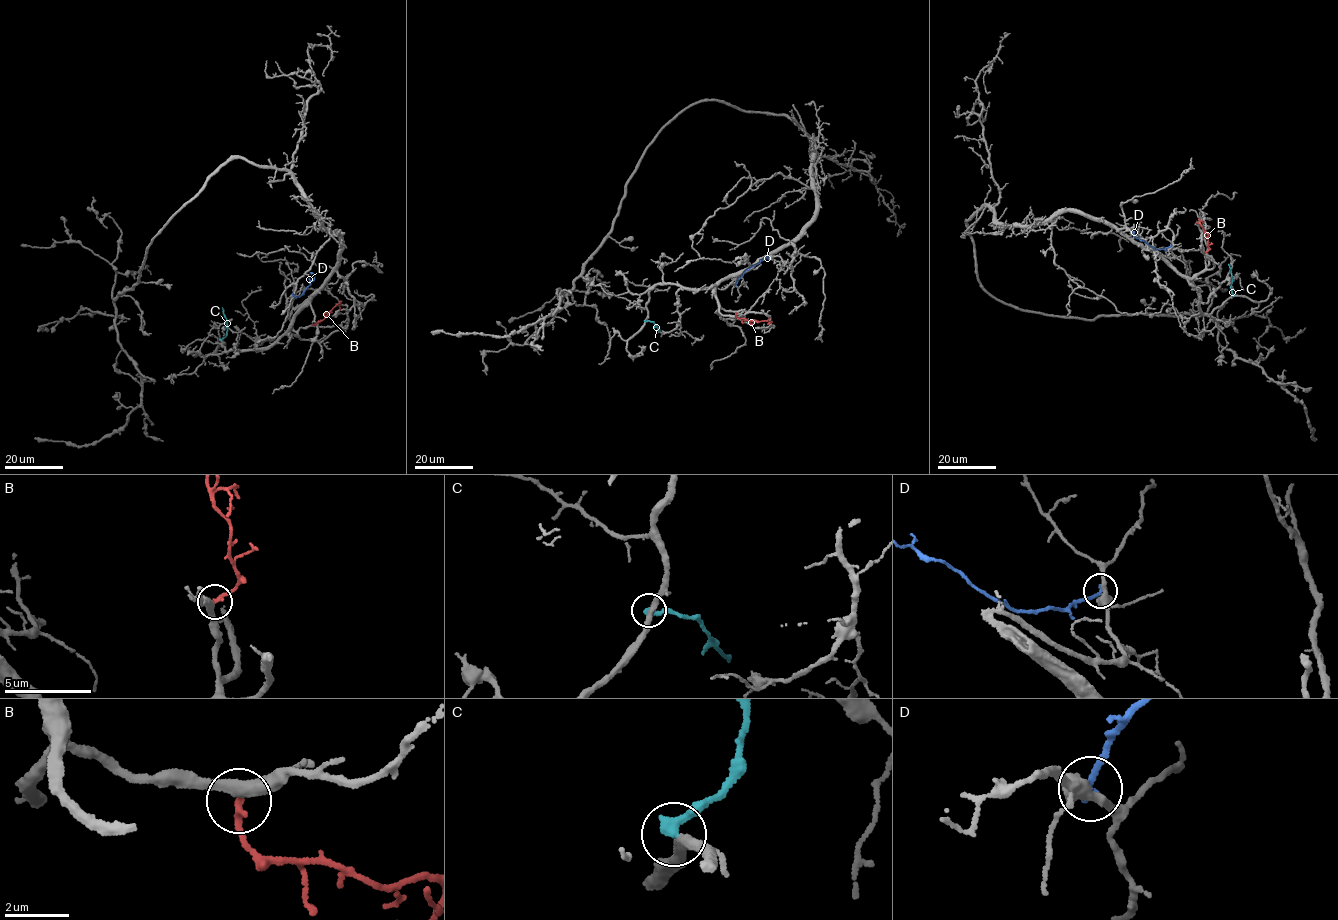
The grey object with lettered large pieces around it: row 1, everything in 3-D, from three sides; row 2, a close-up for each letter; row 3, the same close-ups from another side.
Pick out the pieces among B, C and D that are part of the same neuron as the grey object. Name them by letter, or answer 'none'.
B

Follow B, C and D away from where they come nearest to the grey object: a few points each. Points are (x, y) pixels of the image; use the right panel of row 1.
B: (1205, 252), (1209, 248), (1208, 240), (1202, 227)
C: (1233, 296), (1228, 264)
D: (1170, 246), (1155, 248), (1135, 238), (1134, 232)

